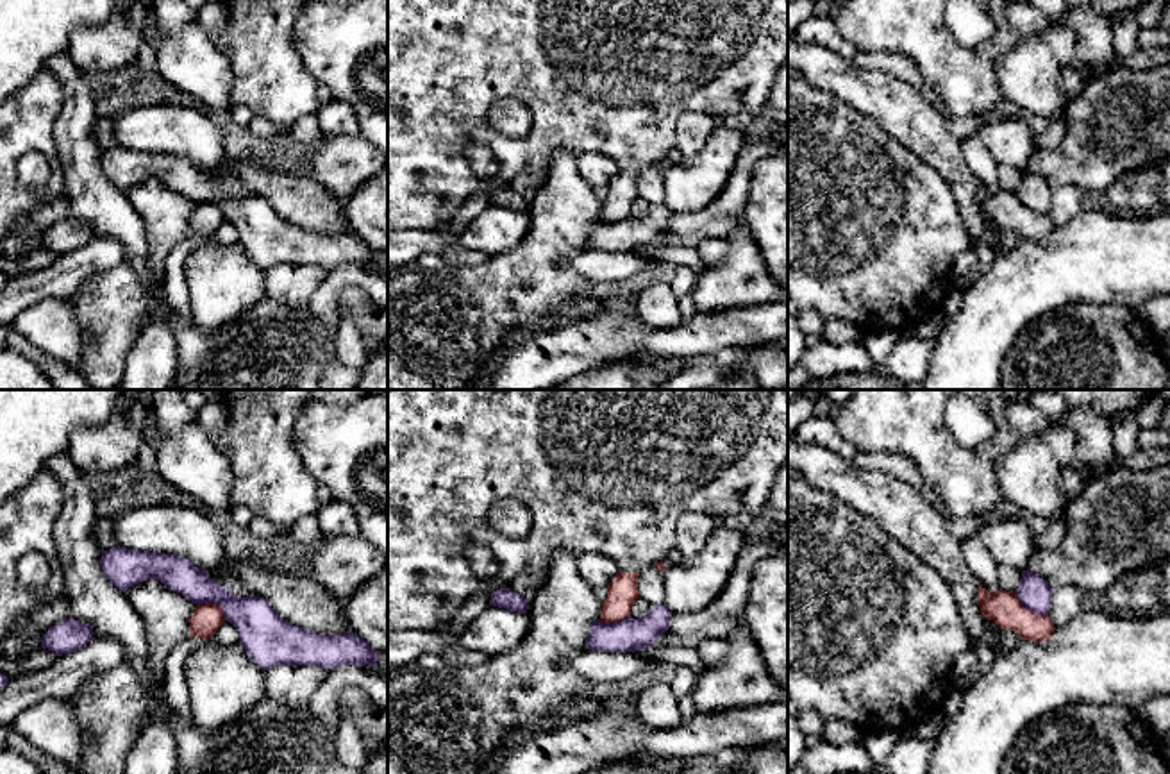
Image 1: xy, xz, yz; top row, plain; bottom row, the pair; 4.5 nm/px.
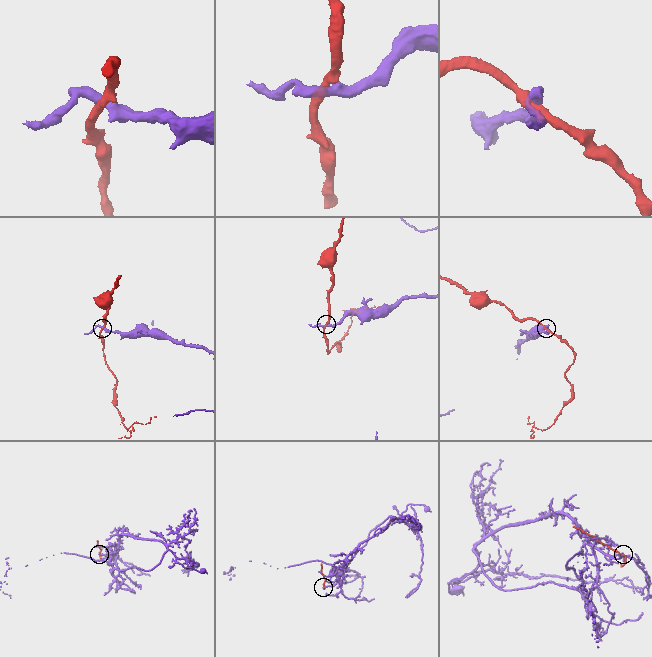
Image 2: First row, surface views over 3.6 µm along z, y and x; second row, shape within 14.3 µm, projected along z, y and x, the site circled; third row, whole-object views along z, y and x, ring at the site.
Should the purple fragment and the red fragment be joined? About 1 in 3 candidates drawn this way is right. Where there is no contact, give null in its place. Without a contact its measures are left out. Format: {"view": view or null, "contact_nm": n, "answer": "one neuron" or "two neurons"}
{"view": "yz", "contact_nm": 190, "answer": "two neurons"}

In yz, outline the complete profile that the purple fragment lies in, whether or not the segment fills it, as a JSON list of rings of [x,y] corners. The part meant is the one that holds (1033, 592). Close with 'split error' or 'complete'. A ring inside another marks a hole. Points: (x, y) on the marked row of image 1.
[[[1022,570],[1022,579],[1015,593],[1029,611],[1049,615],[1052,588],[1038,574]]] | complete

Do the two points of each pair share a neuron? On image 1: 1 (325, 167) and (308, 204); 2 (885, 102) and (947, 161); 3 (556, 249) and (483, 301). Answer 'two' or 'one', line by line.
1: two
2: one
3: one

